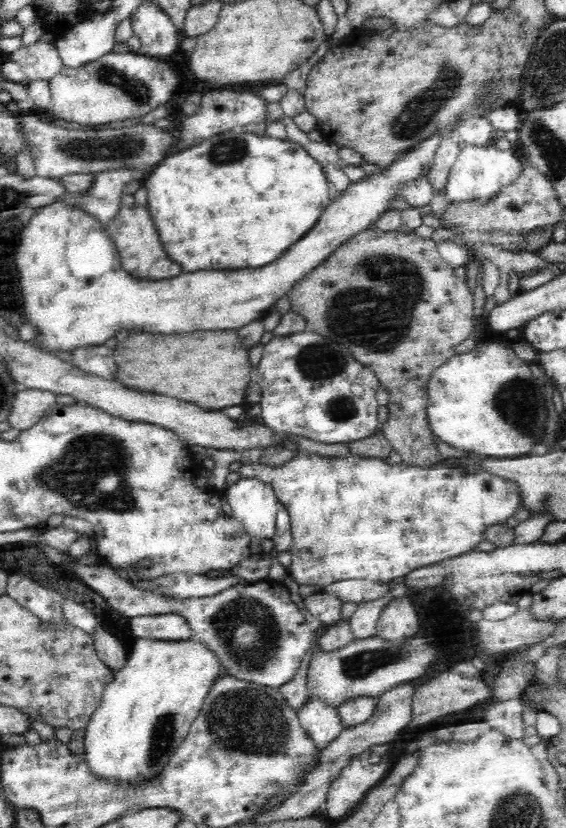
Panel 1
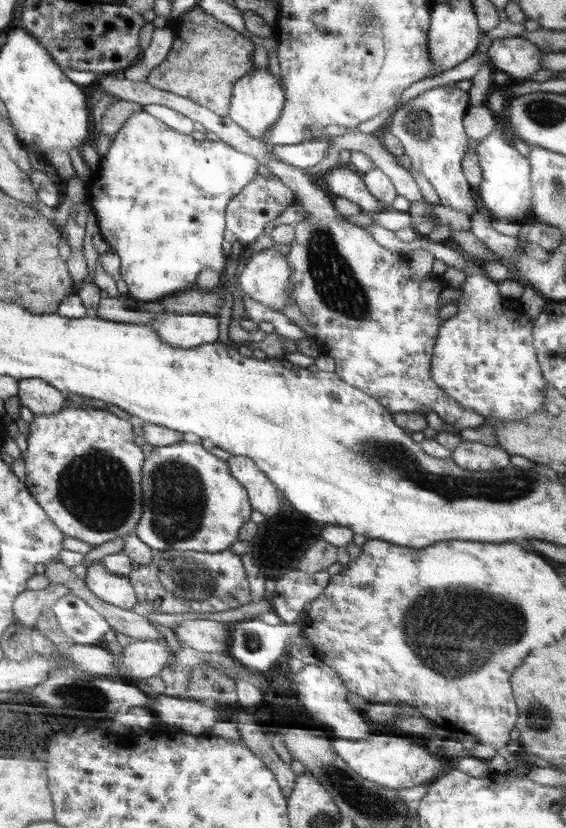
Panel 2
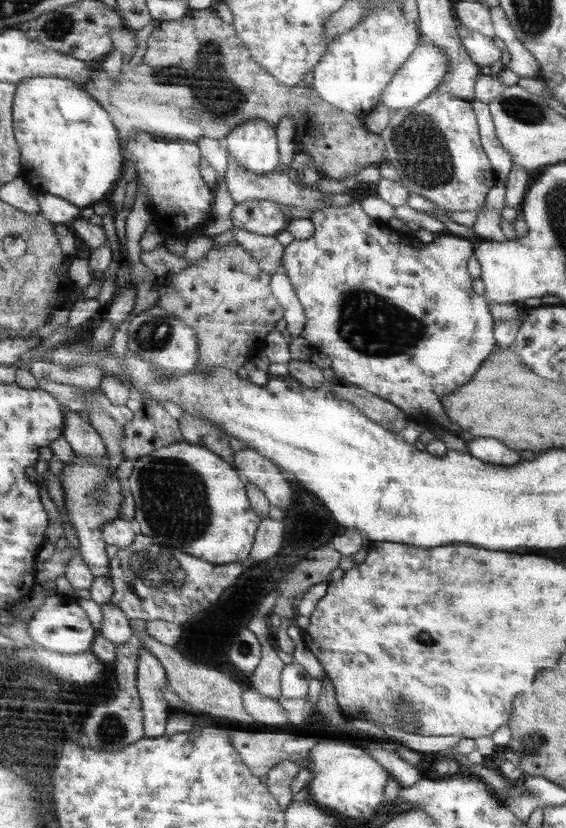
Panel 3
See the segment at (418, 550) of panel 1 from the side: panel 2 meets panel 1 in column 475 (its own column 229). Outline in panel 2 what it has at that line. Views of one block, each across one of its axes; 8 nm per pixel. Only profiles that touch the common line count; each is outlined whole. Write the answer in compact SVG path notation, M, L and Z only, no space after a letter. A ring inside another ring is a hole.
M182 440L172 446L153 448L144 461L143 516L134 534L154 550L224 552L238 541L239 530L250 520L252 510L247 487L231 474L228 463L204 450L202 444Z

